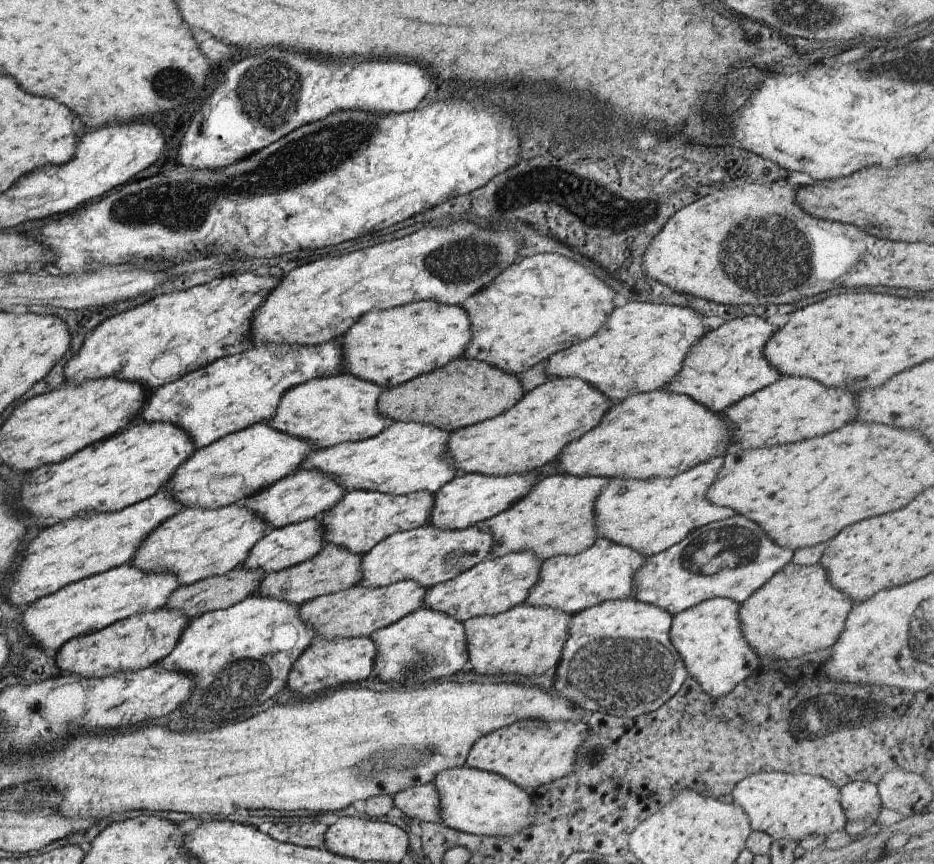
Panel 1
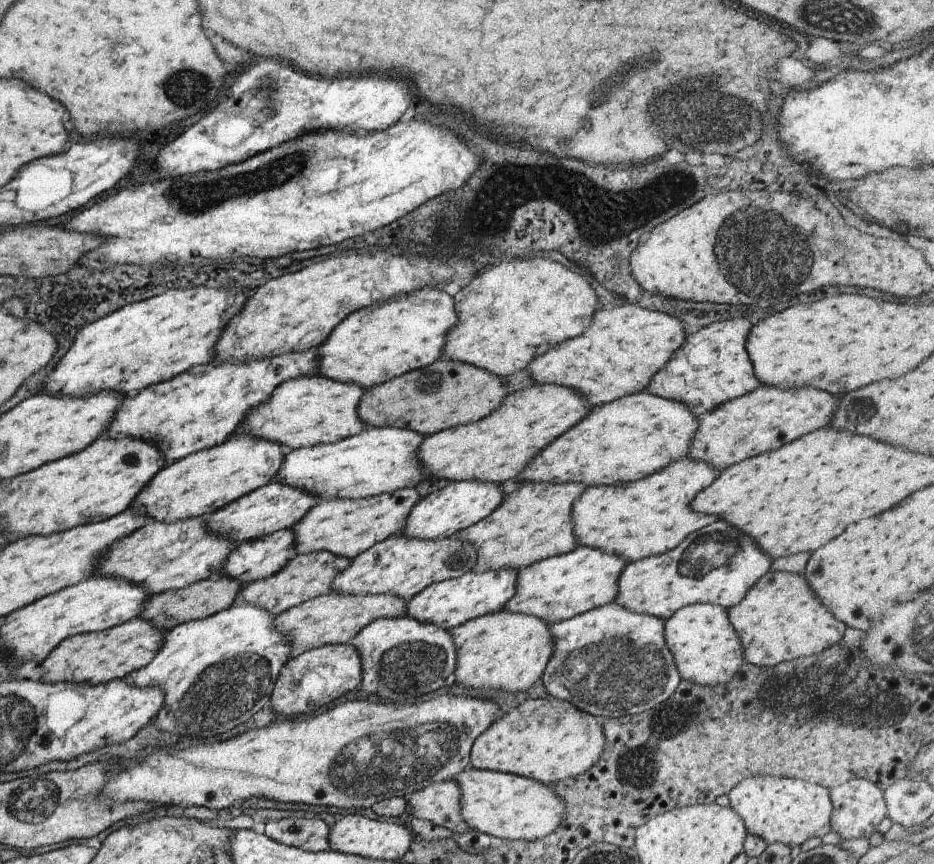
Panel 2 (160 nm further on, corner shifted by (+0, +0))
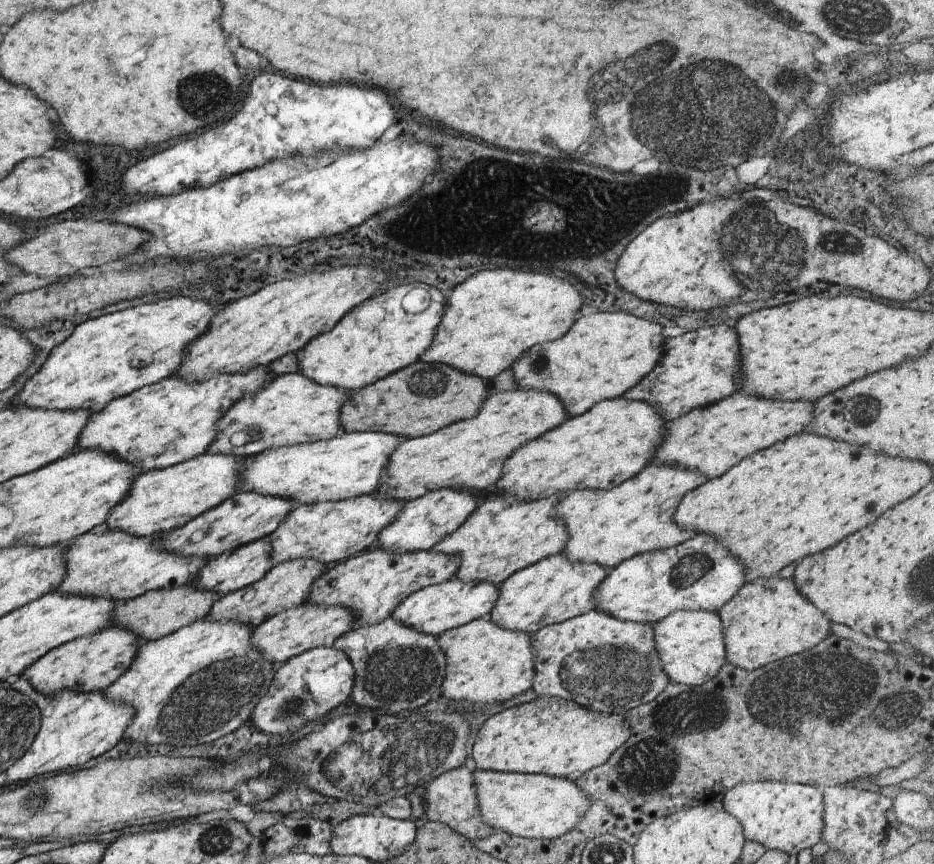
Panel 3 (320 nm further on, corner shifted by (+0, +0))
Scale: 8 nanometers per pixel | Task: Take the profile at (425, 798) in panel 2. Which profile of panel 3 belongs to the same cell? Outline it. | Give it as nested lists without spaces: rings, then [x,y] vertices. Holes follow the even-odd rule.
[[[464,764],[441,773],[431,779],[424,787],[425,794],[422,796],[424,804],[423,820],[446,824],[451,827],[451,830],[462,834],[472,842],[487,838],[495,832],[495,829],[482,821],[476,800],[472,770],[465,767]]]

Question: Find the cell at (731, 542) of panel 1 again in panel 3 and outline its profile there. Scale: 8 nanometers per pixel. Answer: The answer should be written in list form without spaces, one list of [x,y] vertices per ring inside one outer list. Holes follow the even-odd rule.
[[[697,533],[693,538],[663,550],[636,554],[617,563],[593,589],[594,610],[622,621],[655,623],[675,611],[718,611],[744,583],[744,574],[737,560],[729,558],[723,546],[709,535]]]

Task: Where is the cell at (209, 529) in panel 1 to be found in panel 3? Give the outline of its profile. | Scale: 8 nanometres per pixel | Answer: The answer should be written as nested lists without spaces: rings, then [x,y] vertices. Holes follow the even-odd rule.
[[[91,530],[75,537],[64,548],[65,574],[55,592],[60,595],[99,597],[124,601],[149,591],[187,585],[198,576],[198,570],[209,560],[180,557],[156,546],[157,536],[134,537],[121,531]]]

